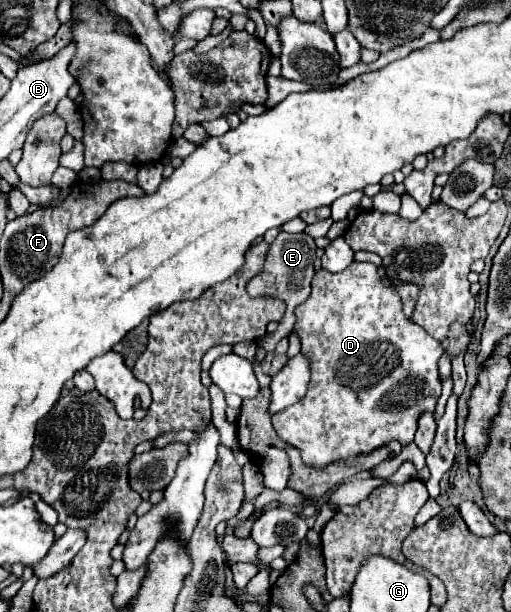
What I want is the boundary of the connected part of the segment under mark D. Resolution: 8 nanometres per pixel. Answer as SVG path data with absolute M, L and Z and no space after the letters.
M352 262L346 270L342 272L328 272L324 268L316 270L314 278L312 278L312 292L308 296L306 302L302 302L296 310L296 324L292 328L294 334L298 334L300 338L300 344L302 344L302 354L308 358L310 362L310 384L308 384L308 392L304 394L304 398L296 404L292 404L290 408L278 412L272 416L272 426L274 430L278 432L278 436L292 444L294 448L300 450L300 456L302 456L302 462L310 468L324 468L332 462L344 462L348 458L356 458L360 454L368 454L380 446L386 446L390 444L392 440L400 442L402 446L408 446L412 440L414 440L414 432L418 428L418 418L424 414L424 412L434 412L436 408L436 402L440 398L440 372L438 372L438 358L444 354L444 348L438 340L434 340L424 328L418 328L418 324L414 324L410 318L404 316L402 312L402 300L400 296L380 280L378 276L378 268L374 264L368 264L368 262Z

